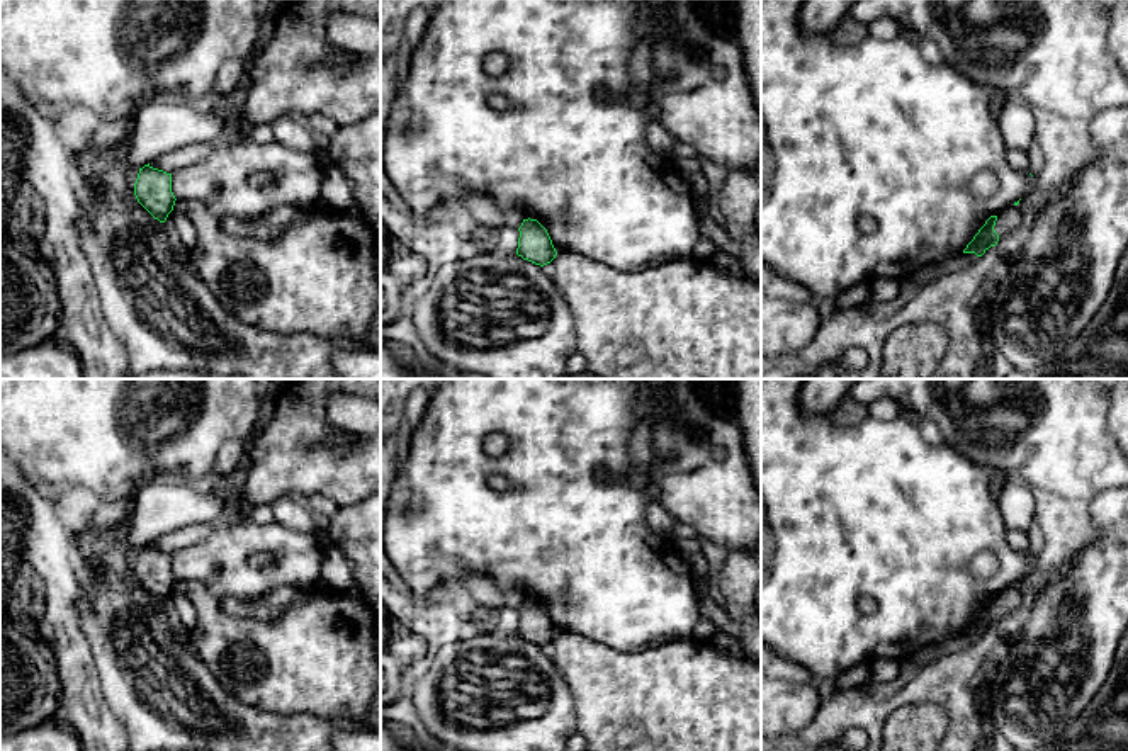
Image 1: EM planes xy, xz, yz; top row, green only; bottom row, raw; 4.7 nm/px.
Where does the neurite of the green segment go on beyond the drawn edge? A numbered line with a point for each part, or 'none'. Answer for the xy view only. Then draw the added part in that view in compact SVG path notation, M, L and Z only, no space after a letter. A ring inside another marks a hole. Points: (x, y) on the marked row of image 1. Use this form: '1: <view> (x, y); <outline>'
none

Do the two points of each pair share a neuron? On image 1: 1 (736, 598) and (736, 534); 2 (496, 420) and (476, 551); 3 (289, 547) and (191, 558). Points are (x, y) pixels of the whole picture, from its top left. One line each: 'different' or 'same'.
1: different
2: same
3: same

